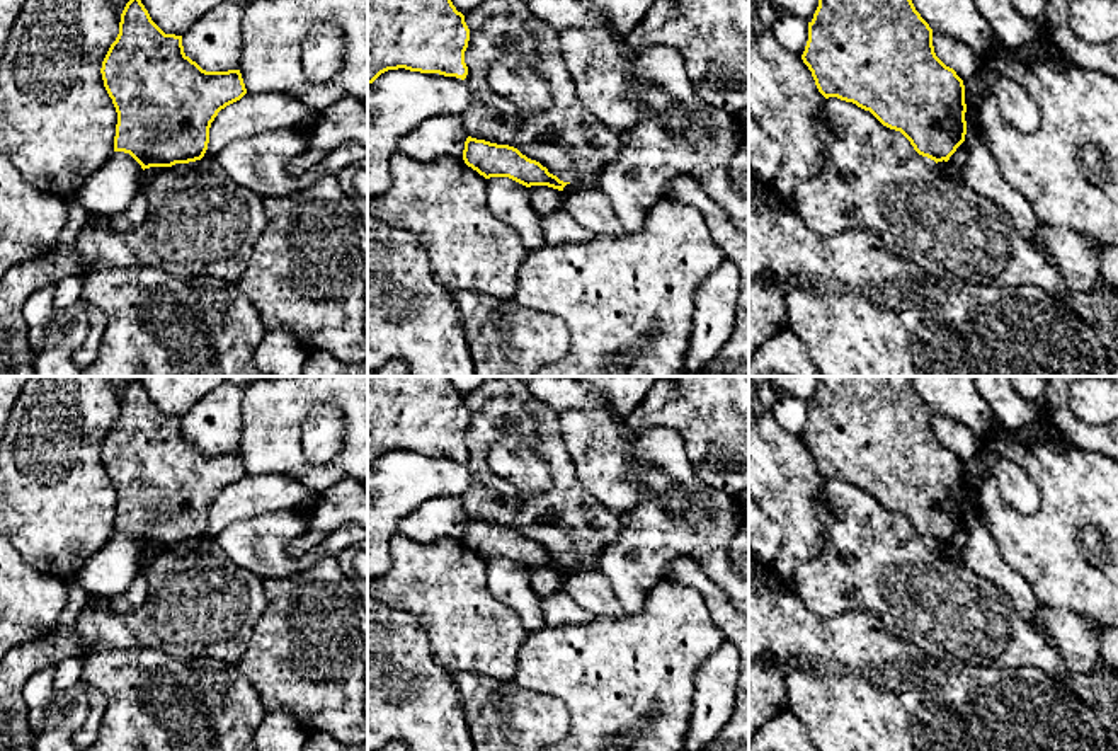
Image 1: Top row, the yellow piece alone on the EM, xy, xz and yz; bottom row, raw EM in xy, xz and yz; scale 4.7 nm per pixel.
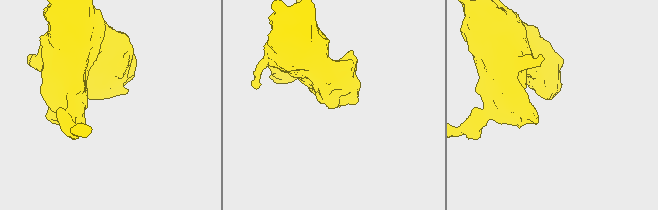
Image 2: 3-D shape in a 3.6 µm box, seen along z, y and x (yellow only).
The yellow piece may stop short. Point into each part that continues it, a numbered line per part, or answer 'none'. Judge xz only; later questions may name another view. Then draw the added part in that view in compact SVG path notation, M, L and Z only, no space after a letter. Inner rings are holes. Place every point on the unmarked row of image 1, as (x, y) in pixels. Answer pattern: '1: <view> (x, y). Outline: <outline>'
none

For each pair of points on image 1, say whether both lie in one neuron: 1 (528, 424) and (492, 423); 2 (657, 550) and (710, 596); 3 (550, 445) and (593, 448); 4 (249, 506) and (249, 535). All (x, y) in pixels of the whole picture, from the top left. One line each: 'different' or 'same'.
1: same
2: different
3: different
4: different

